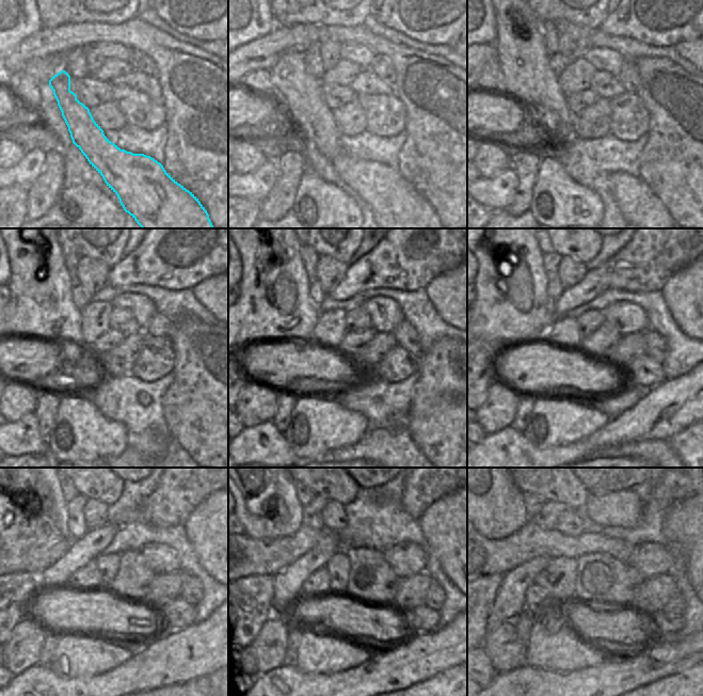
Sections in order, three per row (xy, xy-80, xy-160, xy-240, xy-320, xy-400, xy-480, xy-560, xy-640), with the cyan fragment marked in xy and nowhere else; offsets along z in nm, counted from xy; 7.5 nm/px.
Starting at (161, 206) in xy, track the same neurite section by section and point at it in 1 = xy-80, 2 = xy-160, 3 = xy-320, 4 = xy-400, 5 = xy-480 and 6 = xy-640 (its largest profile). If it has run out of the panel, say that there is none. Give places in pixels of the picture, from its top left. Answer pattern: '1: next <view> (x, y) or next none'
1: next xy-80 (397, 206)
2: next xy-160 (520, 48)
3: next xy-320 (274, 303)
4: next xy-400 (511, 304)
5: next xy-480 (31, 510)
6: next xy-640 (489, 497)

